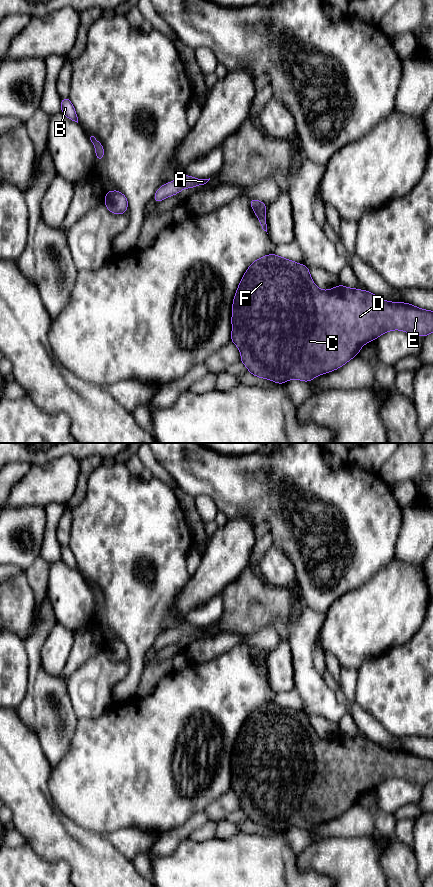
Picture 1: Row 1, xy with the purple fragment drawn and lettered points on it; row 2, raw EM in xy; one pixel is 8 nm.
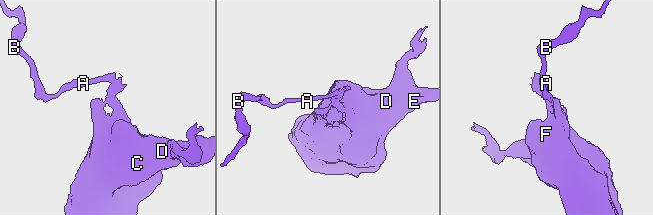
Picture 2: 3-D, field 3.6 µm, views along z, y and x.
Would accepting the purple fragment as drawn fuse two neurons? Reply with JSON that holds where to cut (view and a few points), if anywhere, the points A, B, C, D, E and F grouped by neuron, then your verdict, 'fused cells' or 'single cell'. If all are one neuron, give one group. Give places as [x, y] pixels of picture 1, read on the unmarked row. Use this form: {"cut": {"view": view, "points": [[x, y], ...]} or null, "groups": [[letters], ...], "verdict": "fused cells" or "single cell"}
{"cut": {"view": "xy", "points": [[265, 657], [258, 658], [255, 661]]}, "groups": [["A", "B"], ["C", "D", "E", "F"]], "verdict": "fused cells"}

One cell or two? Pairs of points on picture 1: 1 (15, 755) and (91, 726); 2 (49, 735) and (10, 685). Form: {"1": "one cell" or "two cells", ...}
{"1": "two cells", "2": "two cells"}

